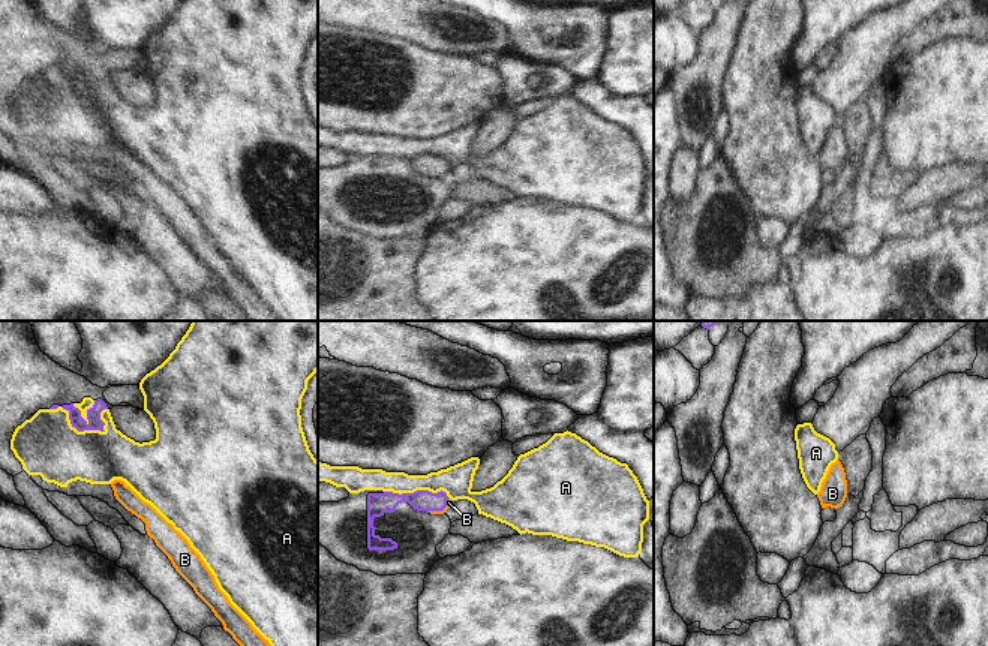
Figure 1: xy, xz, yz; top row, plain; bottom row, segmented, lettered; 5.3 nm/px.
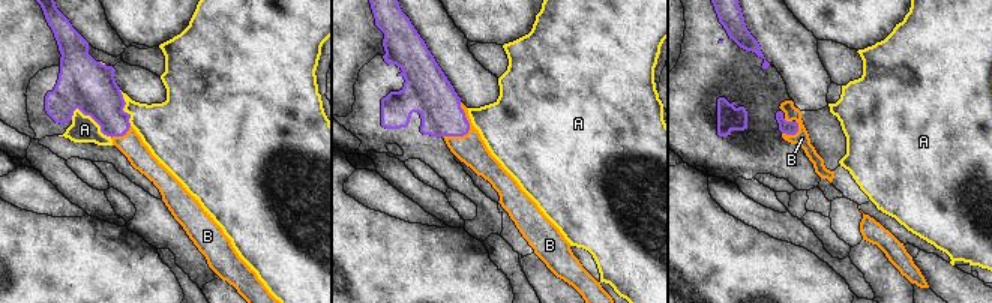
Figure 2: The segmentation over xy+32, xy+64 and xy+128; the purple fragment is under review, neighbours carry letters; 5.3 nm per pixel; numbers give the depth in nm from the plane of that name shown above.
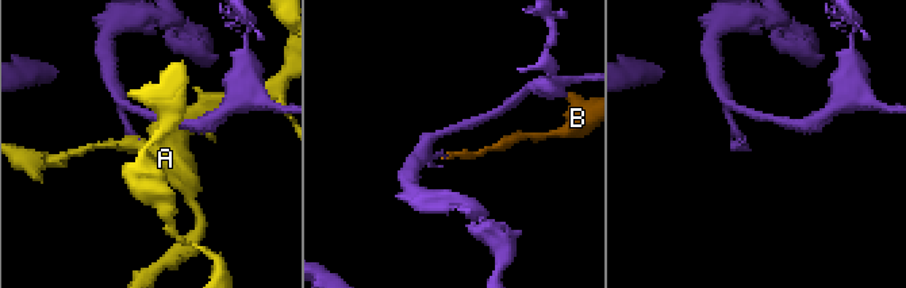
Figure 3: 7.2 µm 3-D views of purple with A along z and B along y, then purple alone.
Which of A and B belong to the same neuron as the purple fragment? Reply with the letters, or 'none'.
B.

